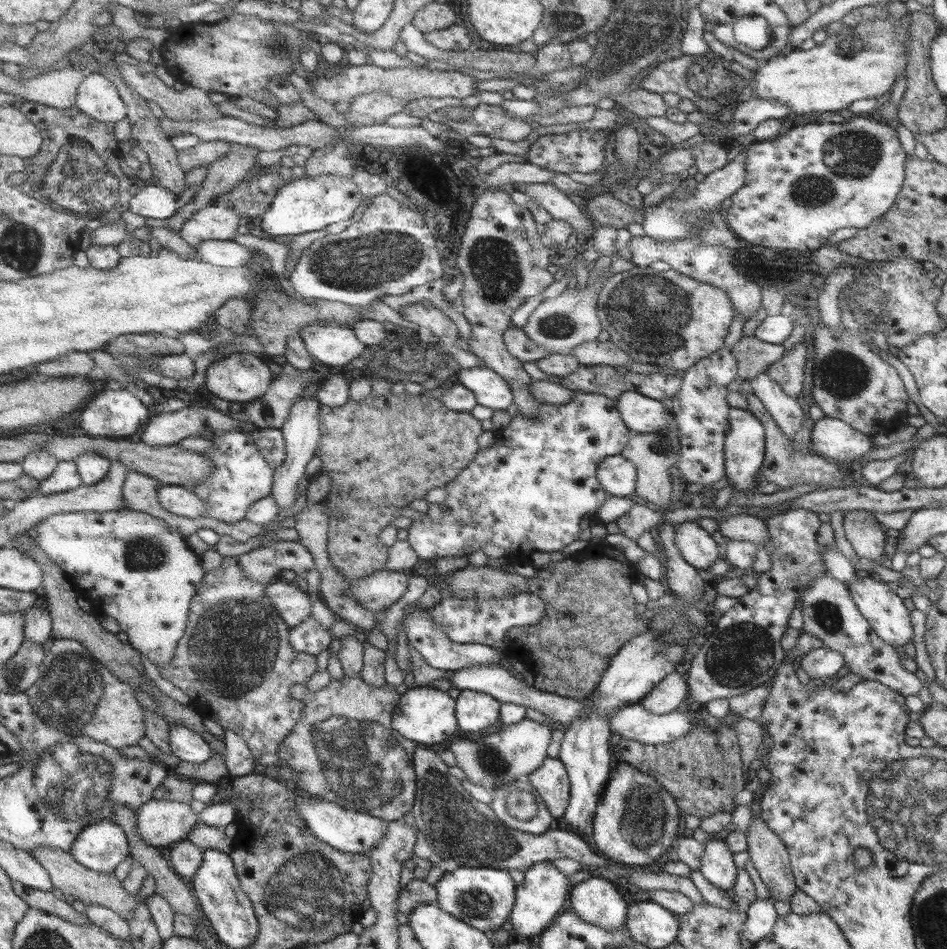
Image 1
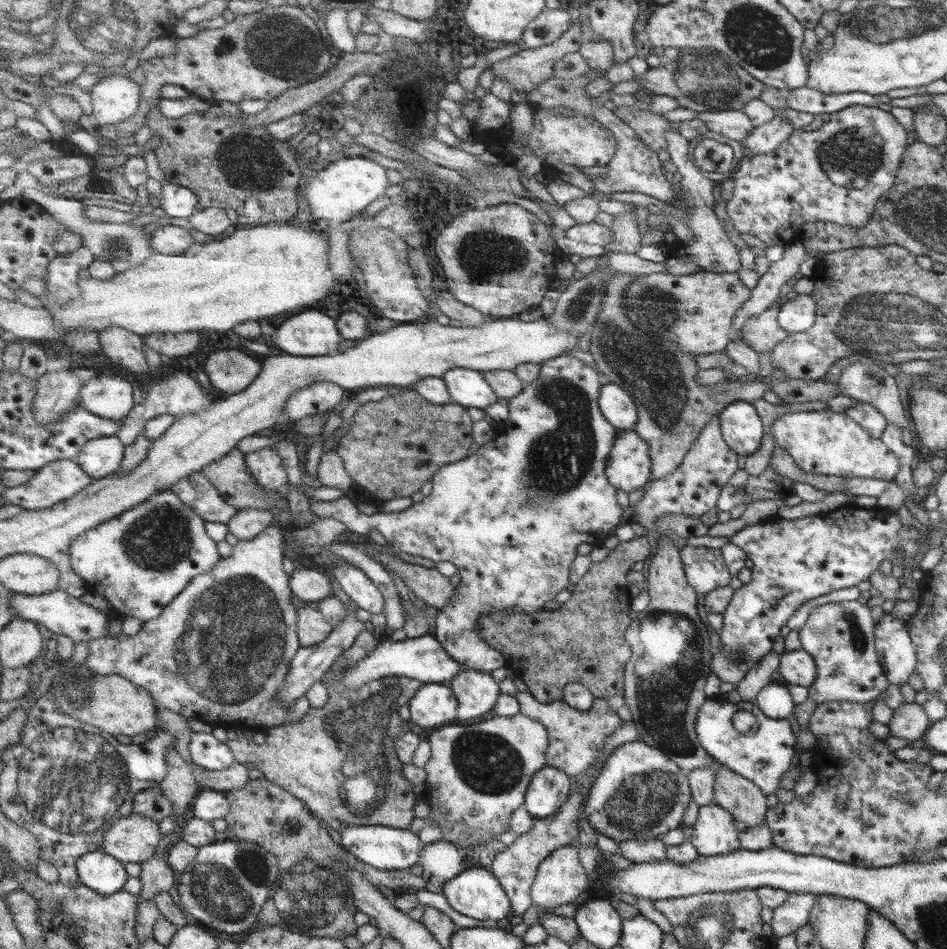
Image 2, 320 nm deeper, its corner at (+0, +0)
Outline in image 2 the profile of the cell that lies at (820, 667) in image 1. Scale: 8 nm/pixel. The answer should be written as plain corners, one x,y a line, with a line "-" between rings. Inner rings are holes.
806,650
785,652
780,657
779,673
781,681
787,685
812,687
817,676
817,663

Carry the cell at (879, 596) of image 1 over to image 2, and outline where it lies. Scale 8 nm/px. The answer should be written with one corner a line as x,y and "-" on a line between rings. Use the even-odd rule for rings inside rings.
885,613
875,625
877,654
884,666
889,684
906,684
917,668
917,647
910,640
904,621

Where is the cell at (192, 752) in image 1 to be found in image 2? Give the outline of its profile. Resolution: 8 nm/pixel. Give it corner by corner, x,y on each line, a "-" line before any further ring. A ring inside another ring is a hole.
196,732
192,737
190,750
198,765
212,771
225,771
237,764
237,756
227,742
206,732

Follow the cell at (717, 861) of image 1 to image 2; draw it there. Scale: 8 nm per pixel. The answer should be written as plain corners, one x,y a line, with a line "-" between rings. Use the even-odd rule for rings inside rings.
716,804
699,808
697,821
690,828
690,840
699,856
710,857
734,853
741,848
735,818
725,807

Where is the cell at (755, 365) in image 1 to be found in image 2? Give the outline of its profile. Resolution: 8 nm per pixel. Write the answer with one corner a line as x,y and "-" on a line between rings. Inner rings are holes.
781,297
771,304
767,311
755,314
746,320
741,328
744,342
758,354
770,353
779,342
782,342
789,332
778,322

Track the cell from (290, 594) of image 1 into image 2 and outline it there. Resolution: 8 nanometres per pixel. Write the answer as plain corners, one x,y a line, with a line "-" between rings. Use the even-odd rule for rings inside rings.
300,605
299,635
303,647
322,645
334,632
333,624
316,605

